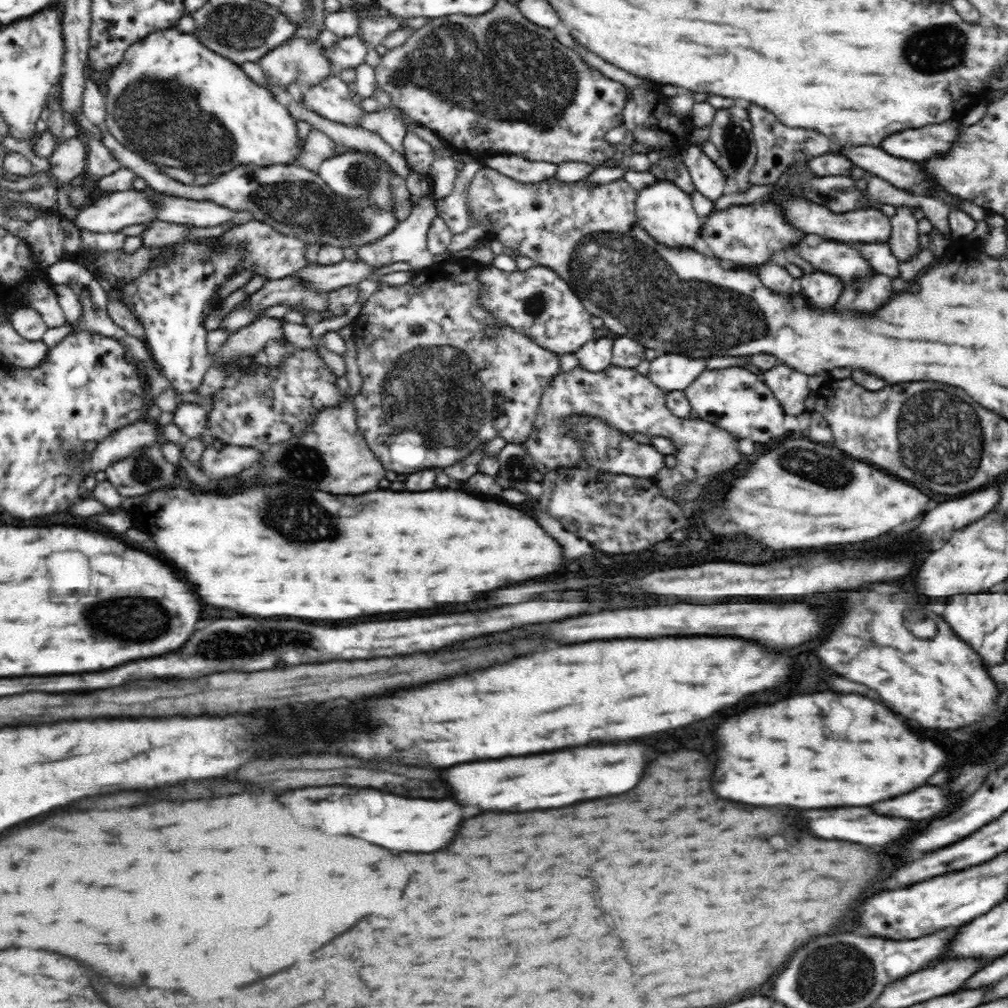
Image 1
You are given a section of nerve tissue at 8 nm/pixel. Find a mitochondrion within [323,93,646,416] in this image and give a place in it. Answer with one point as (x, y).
(362, 176)

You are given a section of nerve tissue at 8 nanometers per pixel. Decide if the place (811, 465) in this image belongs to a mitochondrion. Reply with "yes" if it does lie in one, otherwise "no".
yes

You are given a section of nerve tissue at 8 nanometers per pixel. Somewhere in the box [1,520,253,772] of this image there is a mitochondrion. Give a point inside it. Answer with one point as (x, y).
(128, 615)

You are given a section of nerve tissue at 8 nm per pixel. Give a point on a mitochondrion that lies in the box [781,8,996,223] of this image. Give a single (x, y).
(940, 48)

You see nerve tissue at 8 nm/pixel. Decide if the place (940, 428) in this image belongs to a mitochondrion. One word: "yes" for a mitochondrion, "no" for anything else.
yes

